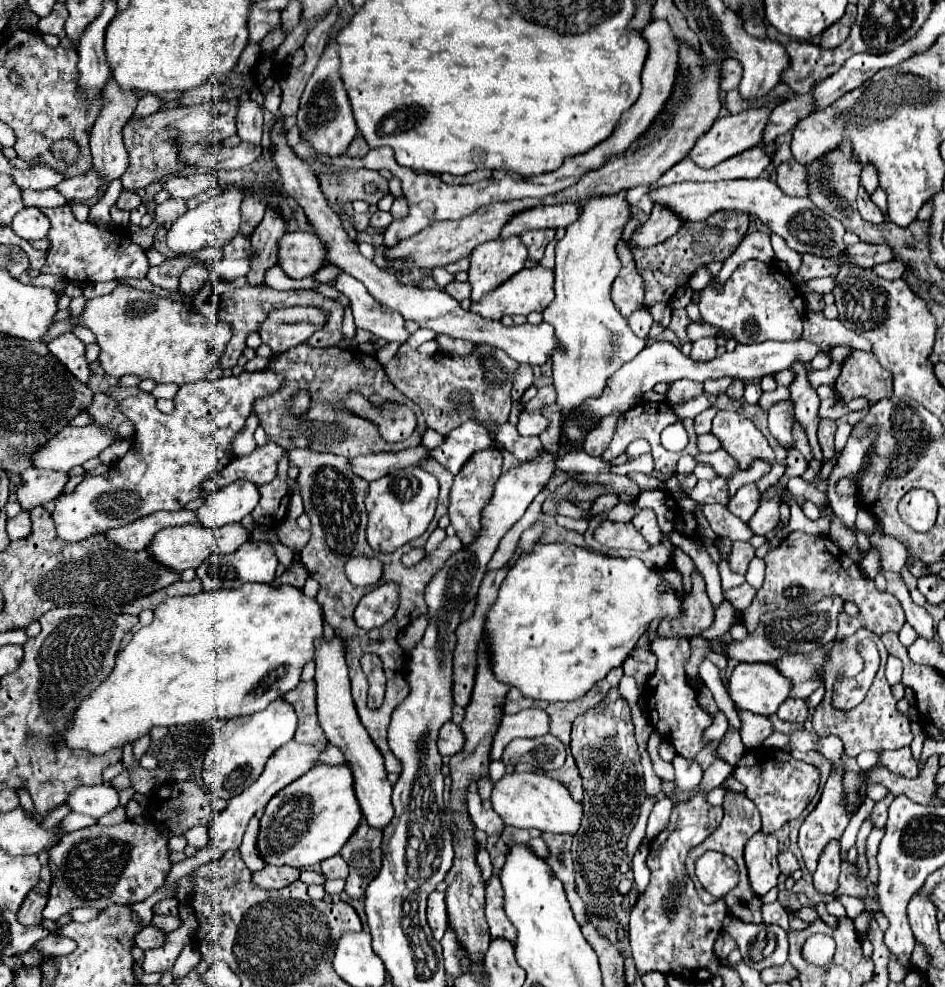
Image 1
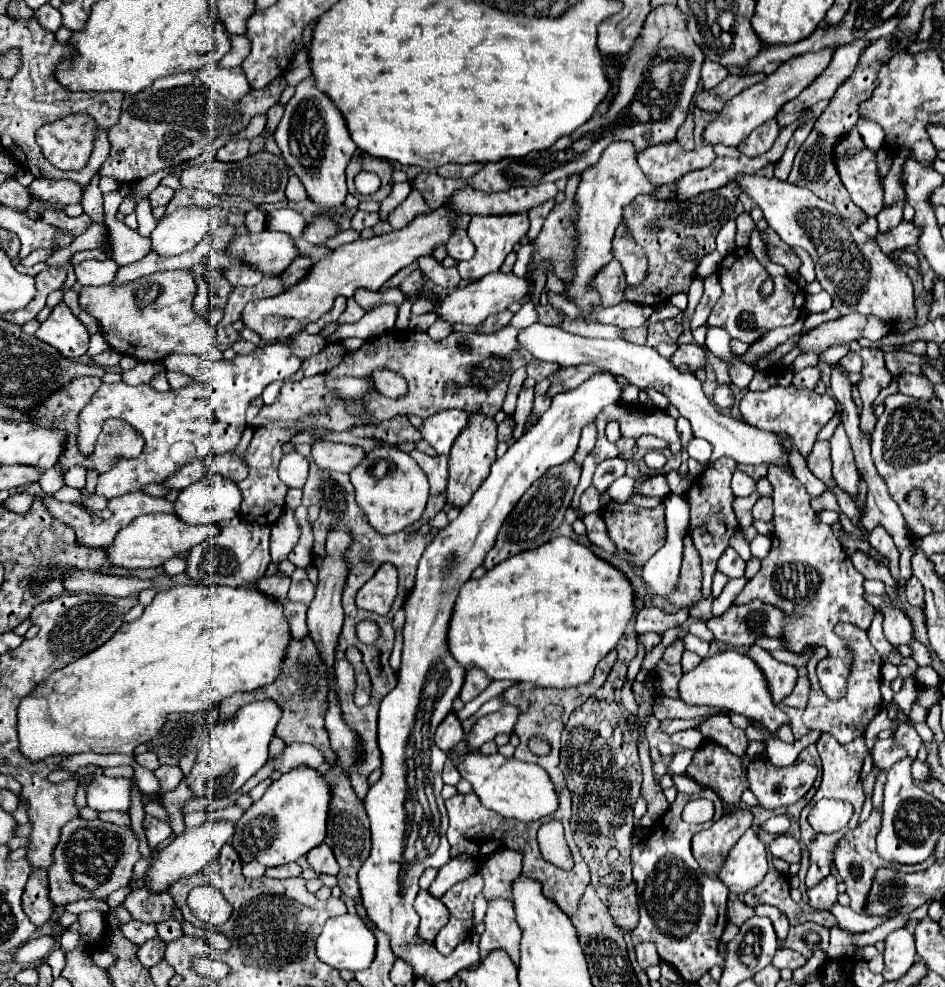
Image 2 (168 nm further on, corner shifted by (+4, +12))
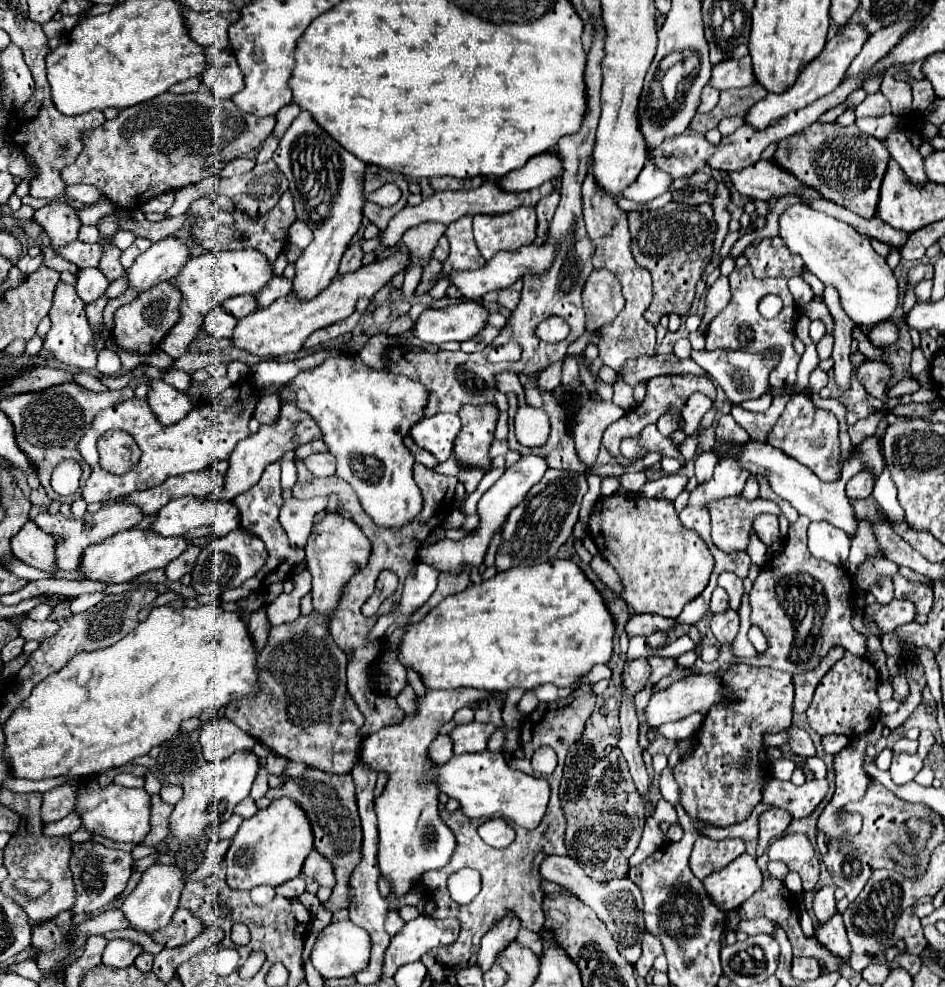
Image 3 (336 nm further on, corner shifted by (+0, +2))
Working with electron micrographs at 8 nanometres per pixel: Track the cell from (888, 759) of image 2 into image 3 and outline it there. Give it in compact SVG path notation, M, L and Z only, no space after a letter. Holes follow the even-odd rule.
M901 738L899 742L893 744L893 754L899 756L899 754L915 754L917 752L917 742L909 742L907 738Z

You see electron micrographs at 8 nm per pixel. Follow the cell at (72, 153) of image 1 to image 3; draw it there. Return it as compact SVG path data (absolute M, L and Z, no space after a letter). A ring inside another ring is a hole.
M169 92L159 94L149 102L141 102L133 108L119 112L115 120L105 122L103 126L81 134L83 150L77 160L61 170L61 178L67 184L91 184L97 186L113 204L123 210L139 210L149 198L177 190L181 186L199 182L211 174L219 174L221 168L237 156L245 156L259 148L259 144L273 132L275 116L257 118L253 114L215 114L205 100L195 100L195 94L173 96Z

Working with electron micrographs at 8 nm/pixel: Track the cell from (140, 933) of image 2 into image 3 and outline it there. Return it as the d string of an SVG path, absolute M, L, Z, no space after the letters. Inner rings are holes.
M115 938L115 940L109 940L103 950L103 964L123 968L123 966L133 964L141 952L143 952L143 948L139 944L135 944L131 940Z

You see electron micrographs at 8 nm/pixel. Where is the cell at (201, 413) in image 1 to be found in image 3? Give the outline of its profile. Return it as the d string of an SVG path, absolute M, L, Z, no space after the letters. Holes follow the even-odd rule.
M251 380L237 382L235 386L229 386L223 394L219 394L215 400L195 406L195 410L191 410L189 416L185 416L181 422L171 424L171 426L163 426L157 420L157 416L153 416L153 410L149 408L145 398L143 400L131 398L131 400L115 404L107 410L101 410L93 418L91 427L85 431L83 438L77 444L79 454L91 466L91 476L87 478L87 482L83 486L83 500L87 504L109 502L111 498L117 498L117 496L127 496L137 490L147 490L147 488L159 486L169 476L197 472L197 470L209 468L213 462L229 460L237 442L249 436L247 424L253 418L259 398L267 396L267 394L279 394L281 388L283 388L281 384L269 384L261 390L257 390ZM111 429L131 434L142 451L139 464L123 476L115 476L115 474L109 474L99 468L97 442L101 435Z

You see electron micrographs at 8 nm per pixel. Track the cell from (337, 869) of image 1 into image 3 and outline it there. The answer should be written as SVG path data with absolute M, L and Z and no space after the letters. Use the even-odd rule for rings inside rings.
M317 850L313 854L309 854L309 858L305 860L305 866L303 866L303 872L307 876L311 876L315 882L319 882L319 886L327 886L327 888L335 888L335 872L333 872L333 866L331 862L321 856Z

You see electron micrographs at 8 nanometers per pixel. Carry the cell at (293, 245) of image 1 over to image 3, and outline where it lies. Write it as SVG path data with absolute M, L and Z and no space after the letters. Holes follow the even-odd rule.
M231 250L231 252L205 252L201 256L191 258L183 270L177 276L175 286L181 290L183 294L183 302L181 302L181 322L177 322L177 326L173 326L173 330L165 336L165 342L161 342L161 350L167 352L171 358L179 358L181 354L185 354L187 346L191 344L191 340L195 338L197 330L201 328L201 322L205 318L205 314L223 304L227 298L239 296L239 294L255 294L257 290L265 288L271 278L273 278L273 264L267 260L267 256L259 250Z

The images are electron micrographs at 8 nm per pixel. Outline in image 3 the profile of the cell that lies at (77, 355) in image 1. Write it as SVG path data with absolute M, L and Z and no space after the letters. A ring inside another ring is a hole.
M59 282L53 298L53 306L49 310L51 318L51 330L45 336L43 348L51 352L59 362L77 368L77 370L93 370L97 362L99 350L93 346L93 332L89 328L89 322L85 318L85 302L77 296L75 288L69 284Z

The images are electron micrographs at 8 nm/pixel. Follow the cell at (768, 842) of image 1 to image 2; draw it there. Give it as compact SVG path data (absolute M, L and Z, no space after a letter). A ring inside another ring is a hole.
M749 828L731 848L725 864L717 870L717 878L731 894L745 894L765 878L767 870L767 850L759 836Z

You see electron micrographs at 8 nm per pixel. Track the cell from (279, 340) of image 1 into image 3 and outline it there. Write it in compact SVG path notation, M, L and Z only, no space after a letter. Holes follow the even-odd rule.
M395 252L393 256L365 264L355 272L337 274L331 280L331 284L327 288L323 288L315 298L301 300L293 292L283 296L283 298L277 298L277 302L273 302L271 306L259 308L257 312L239 320L239 324L233 332L233 344L239 348L245 348L247 352L257 354L257 356L295 358L301 352L309 334L351 316L357 308L359 298L367 298L369 302L373 302L377 292L383 290L391 282L391 278L397 272L405 270L409 264L411 264L411 256L407 252Z

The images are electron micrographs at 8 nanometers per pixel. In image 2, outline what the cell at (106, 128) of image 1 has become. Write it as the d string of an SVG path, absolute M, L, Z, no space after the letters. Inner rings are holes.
M99 174L93 176L93 180L83 188L83 212L91 218L91 222L97 224L105 224L105 212L103 212L103 198L101 198L101 190L97 186L99 182Z

